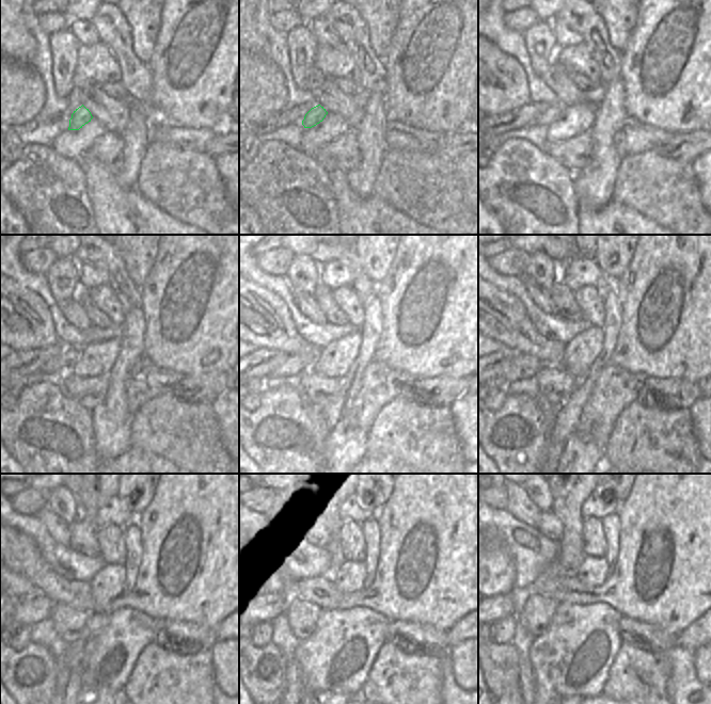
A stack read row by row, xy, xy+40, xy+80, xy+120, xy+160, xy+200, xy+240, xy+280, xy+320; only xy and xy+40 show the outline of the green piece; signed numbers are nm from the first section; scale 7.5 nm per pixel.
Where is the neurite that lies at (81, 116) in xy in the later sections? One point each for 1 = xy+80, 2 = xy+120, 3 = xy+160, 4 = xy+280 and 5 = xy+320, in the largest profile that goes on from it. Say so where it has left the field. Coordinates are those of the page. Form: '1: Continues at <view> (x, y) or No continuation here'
1: Continues at xy+80 (552, 113)
2: Continues at xy+120 (62, 362)
3: Continues at xy+160 (295, 364)
4: Continues at xy+280 (267, 607)
5: Continues at xy+320 (500, 606).

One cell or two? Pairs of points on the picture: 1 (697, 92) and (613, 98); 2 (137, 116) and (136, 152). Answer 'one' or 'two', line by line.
1: two
2: one

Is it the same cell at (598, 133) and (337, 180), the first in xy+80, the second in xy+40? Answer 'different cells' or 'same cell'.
different cells

